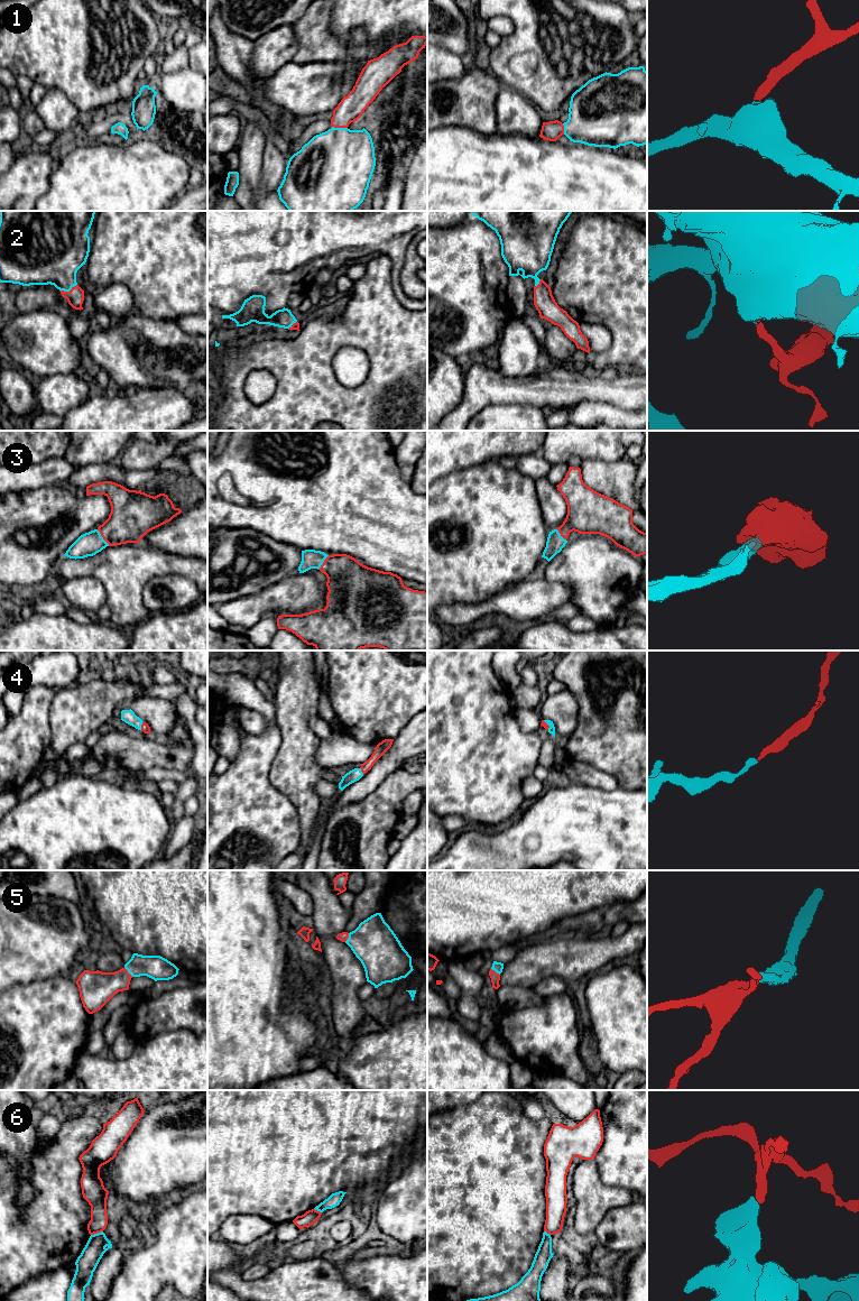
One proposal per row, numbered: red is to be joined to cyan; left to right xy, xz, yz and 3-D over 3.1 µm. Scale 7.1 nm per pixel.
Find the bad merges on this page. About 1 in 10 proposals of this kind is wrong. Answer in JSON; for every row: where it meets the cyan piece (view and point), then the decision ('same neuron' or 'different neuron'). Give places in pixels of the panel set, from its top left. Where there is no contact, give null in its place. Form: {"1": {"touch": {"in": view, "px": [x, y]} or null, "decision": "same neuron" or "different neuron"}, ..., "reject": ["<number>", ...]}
{"1": {"touch": {"in": "xz", "px": [340, 128]}, "decision": "same neuron"}, "2": {"touch": {"in": "xy", "px": [67, 291]}, "decision": "same neuron"}, "3": {"touch": {"in": "xy", "px": [102, 537]}, "decision": "same neuron"}, "4": {"touch": {"in": "xy", "px": [140, 726]}, "decision": "same neuron"}, "5": {"touch": {"in": "xy", "px": [128, 971]}, "decision": "same neuron"}, "6": {"touch": {"in": "xy", "px": [98, 1233]}, "decision": "different neuron"}, "reject": ["6"]}

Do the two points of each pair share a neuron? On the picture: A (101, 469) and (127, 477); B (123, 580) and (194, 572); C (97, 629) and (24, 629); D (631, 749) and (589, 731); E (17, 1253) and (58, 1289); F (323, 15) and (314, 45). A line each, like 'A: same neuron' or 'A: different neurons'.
A: same neuron
B: same neuron
C: same neuron
D: same neuron
E: different neurons
F: same neuron

